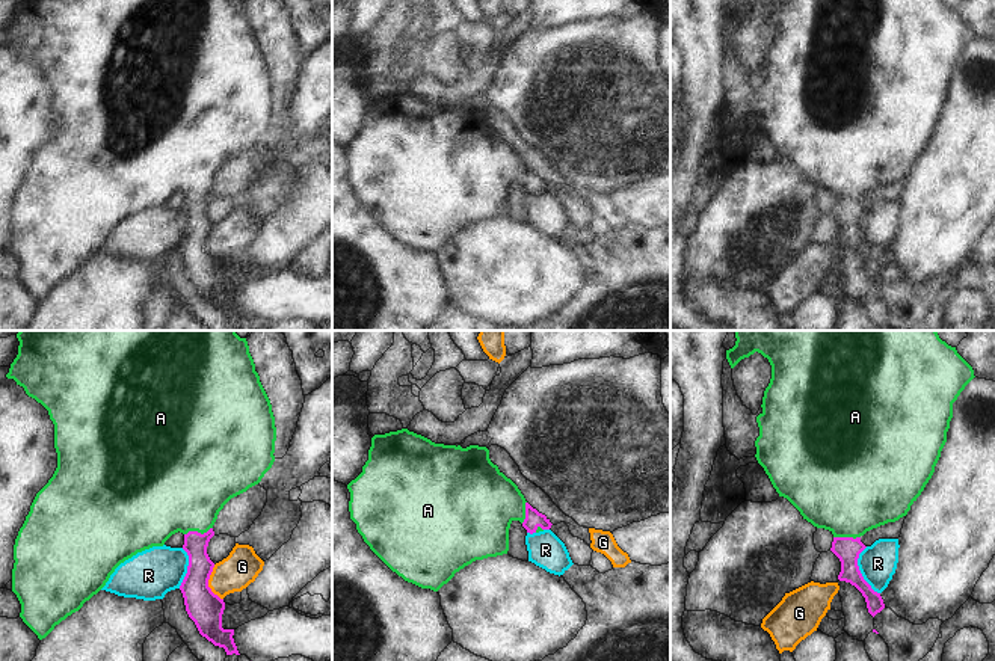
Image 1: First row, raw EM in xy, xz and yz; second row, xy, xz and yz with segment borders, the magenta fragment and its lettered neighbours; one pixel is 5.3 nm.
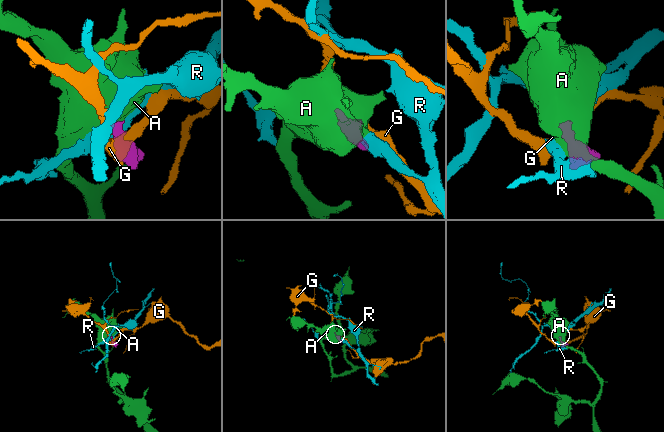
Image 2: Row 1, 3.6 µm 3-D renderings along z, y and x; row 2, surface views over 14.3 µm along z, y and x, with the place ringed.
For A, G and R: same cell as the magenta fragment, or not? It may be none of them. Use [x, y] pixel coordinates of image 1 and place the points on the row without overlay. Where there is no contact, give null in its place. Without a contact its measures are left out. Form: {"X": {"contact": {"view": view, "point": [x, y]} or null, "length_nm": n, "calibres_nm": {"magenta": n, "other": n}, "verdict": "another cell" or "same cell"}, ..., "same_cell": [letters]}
{"A": {"contact": {"view": "xy", "point": [198, 195]}, "length_nm": 160, "calibres_nm": {"magenta": 130, "other": 460}, "verdict": "same cell"}, "G": {"contact": {"view": "xy", "point": [207, 245]}, "length_nm": 200, "calibres_nm": {"magenta": 190, "other": 190}, "verdict": "another cell"}, "R": {"contact": {"view": "yz", "point": [859, 233]}, "length_nm": 260, "calibres_nm": {"magenta": 140, "other": 200}, "verdict": "another cell"}, "same_cell": ["A"]}

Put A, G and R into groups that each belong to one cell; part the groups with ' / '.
A / G / R

